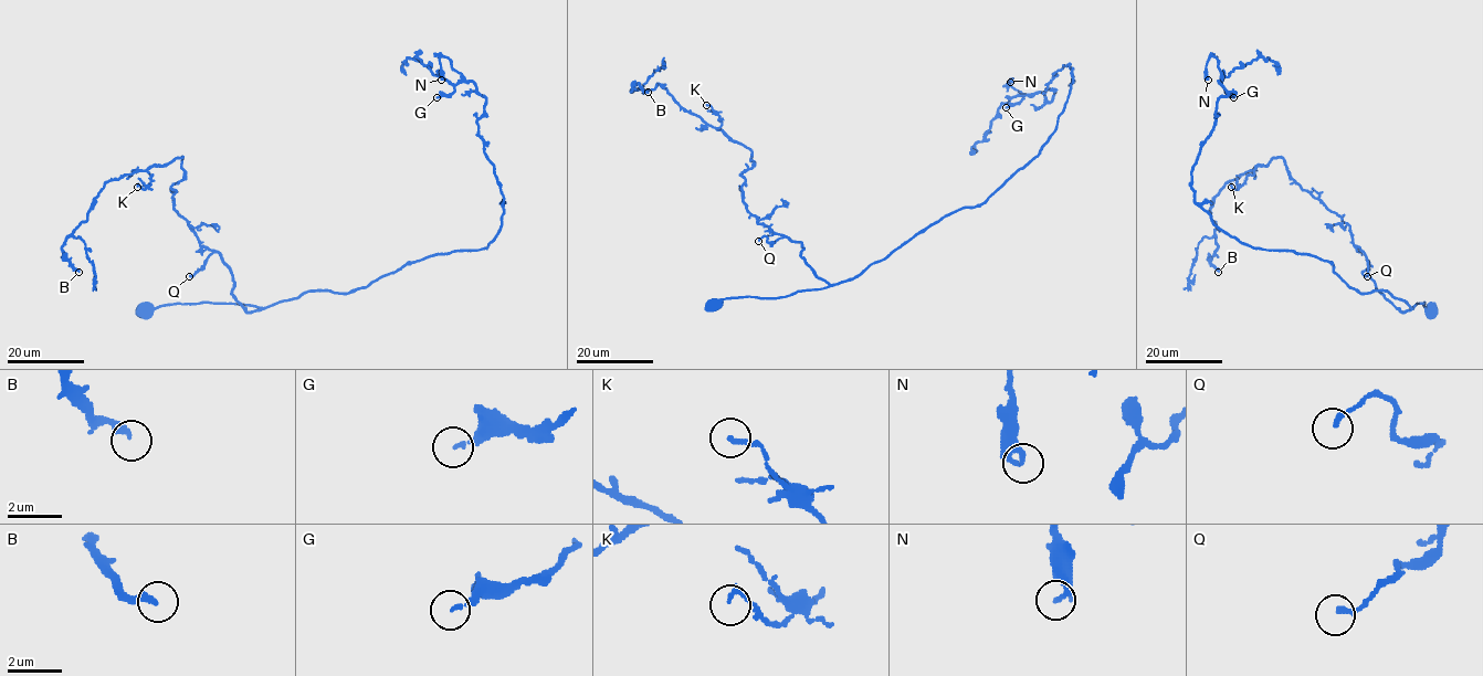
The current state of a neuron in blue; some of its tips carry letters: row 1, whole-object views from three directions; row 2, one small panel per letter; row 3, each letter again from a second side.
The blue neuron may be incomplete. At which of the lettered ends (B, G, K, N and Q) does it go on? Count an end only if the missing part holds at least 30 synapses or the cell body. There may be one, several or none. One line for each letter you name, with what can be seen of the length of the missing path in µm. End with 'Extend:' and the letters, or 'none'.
Extend: none

